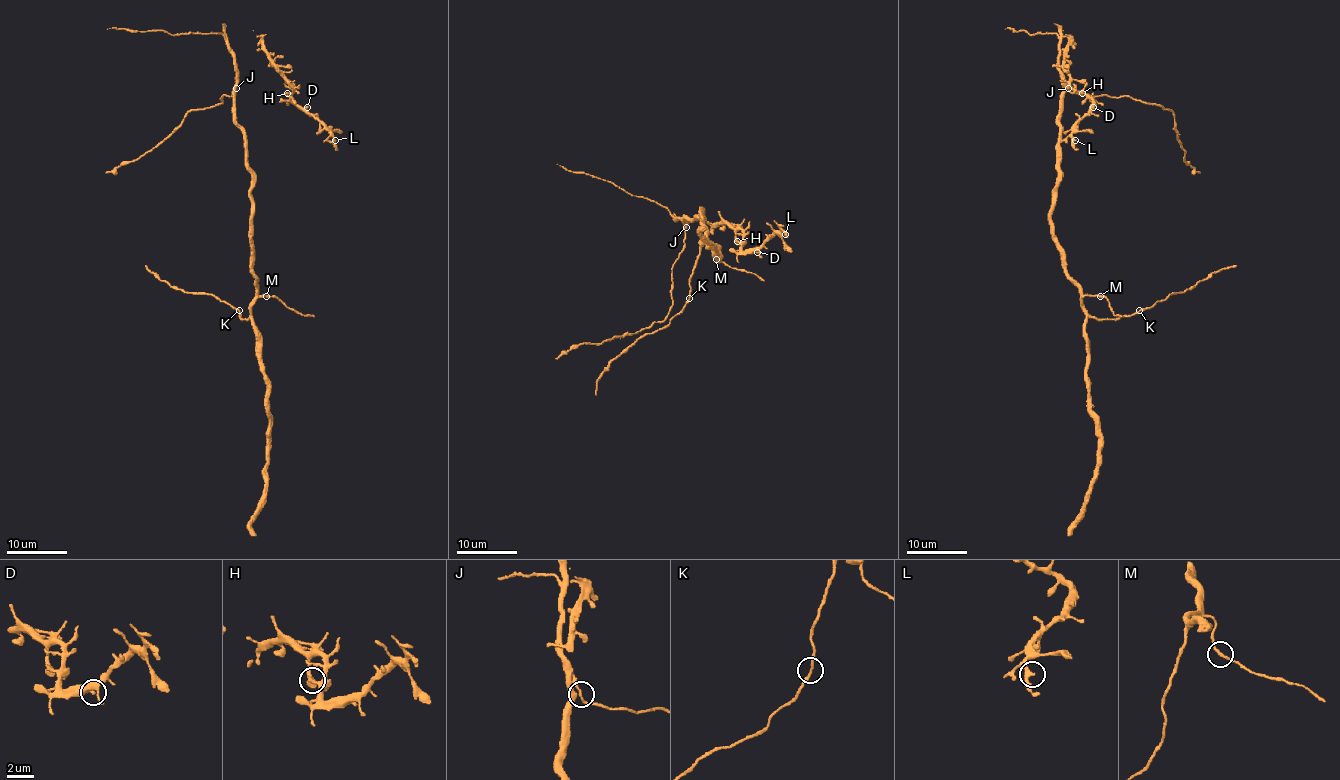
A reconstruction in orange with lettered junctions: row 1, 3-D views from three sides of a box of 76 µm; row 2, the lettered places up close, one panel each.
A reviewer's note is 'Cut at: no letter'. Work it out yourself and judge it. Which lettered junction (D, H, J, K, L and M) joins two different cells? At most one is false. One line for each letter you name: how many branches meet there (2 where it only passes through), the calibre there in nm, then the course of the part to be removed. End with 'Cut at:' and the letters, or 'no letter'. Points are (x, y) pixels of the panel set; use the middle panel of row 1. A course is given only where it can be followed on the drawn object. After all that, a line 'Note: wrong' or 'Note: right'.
Cut at: no letter
Note: right

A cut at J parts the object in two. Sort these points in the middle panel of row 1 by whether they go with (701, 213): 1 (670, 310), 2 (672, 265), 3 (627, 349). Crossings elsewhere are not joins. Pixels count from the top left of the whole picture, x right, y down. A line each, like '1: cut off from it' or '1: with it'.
1: cut off from it
2: cut off from it
3: with it

